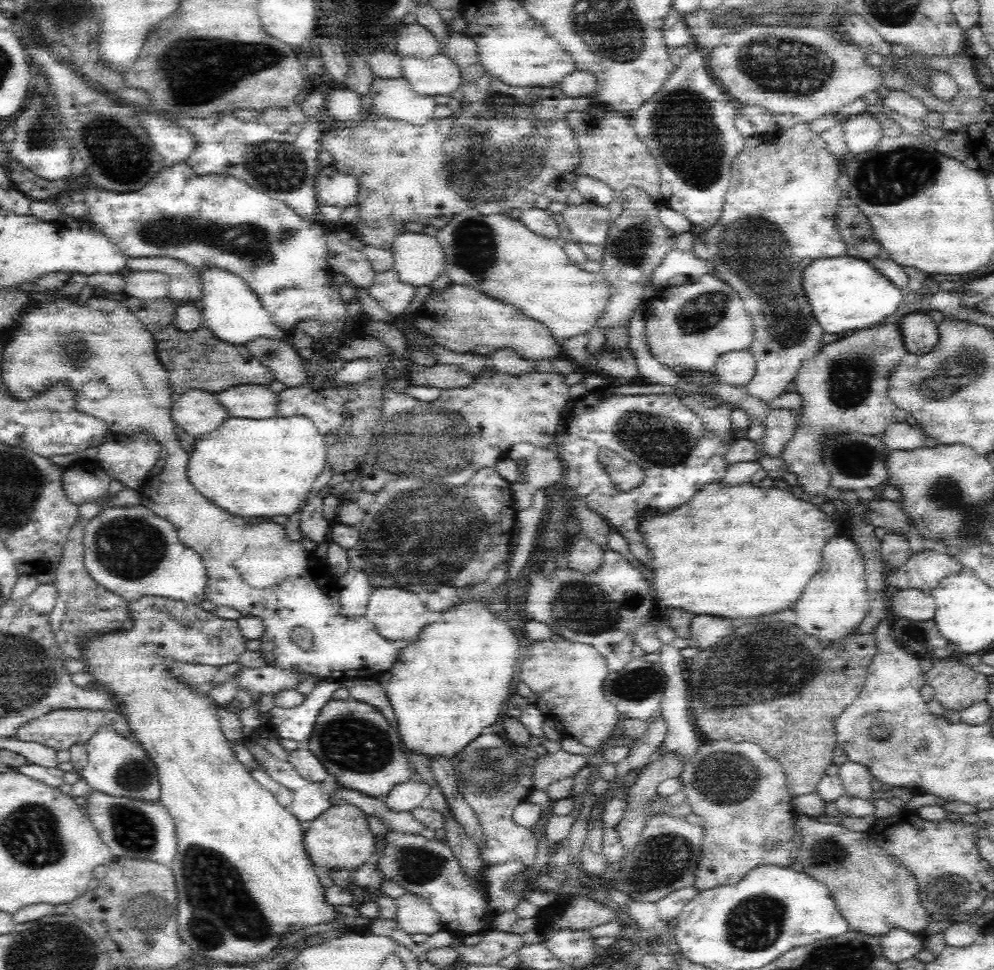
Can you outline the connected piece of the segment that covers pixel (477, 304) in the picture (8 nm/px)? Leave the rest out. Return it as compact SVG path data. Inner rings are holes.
M452 284L444 290L433 289L414 314L413 328L452 352L489 357L500 348L511 348L522 358L536 362L562 357L561 344L542 324L527 318L516 307L468 286Z

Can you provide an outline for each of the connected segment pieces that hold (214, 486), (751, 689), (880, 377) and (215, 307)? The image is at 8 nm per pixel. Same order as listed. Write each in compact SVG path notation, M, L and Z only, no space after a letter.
M276 415L262 420L230 417L213 431L197 438L192 447L192 455L189 456L187 466L190 484L218 508L242 518L270 518L279 515L288 517L301 512L308 502L307 496L318 475L326 468L326 439L307 416Z
M747 621L722 638L714 648L699 650L688 661L689 714L703 740L716 742L726 739L760 745L782 764L792 798L817 794L818 783L832 764L832 752L837 745L834 733L837 717L862 690L868 664L873 662L876 654L876 633L872 631L852 635L844 642L824 643L794 624L750 624Z
M892 322L892 324L880 323L850 334L843 334L843 336L846 338L824 344L815 357L801 364L794 382L796 391L802 395L804 406L797 418L794 436L790 438L790 442L784 446L784 450L778 456L790 466L791 472L796 475L797 485L806 495L810 494L810 496L824 494L831 483L829 472L823 465L821 457L821 446L826 439L840 433L882 436L887 427L897 422L894 417L896 405L888 396L888 379L894 368L900 364L900 360L909 353L904 346L899 324L896 322Z
M206 265L197 271L202 283L203 326L208 327L217 339L246 348L251 340L260 337L284 339L285 331L271 321L258 295L242 277L214 265Z

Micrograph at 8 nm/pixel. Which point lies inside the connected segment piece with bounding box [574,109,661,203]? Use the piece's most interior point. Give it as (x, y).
(610, 151)

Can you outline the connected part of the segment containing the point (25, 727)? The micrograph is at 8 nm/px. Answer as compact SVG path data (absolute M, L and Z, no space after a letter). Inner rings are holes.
M64 709L49 712L44 716L30 720L26 724L22 724L14 732L14 737L22 742L39 742L48 748L52 748L52 750L56 750L56 752L60 752L60 750L70 750L70 747L74 744L86 744L100 728L113 728L116 732L120 732L122 736L133 736L125 716L116 711Z

